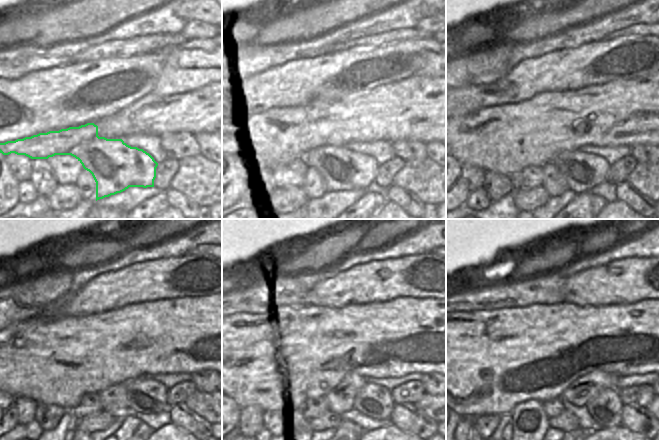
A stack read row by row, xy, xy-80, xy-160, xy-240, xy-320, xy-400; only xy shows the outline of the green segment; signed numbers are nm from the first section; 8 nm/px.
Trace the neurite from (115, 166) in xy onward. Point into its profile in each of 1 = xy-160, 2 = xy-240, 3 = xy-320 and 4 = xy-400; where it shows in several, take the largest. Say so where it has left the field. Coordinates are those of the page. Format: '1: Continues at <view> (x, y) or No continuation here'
1: Continues at xy-160 (582, 171)
2: Continues at xy-240 (146, 396)
3: Continues at xy-320 (375, 401)
4: Continues at xy-400 (605, 408)

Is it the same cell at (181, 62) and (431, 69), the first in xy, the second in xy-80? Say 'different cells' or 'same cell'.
same cell

